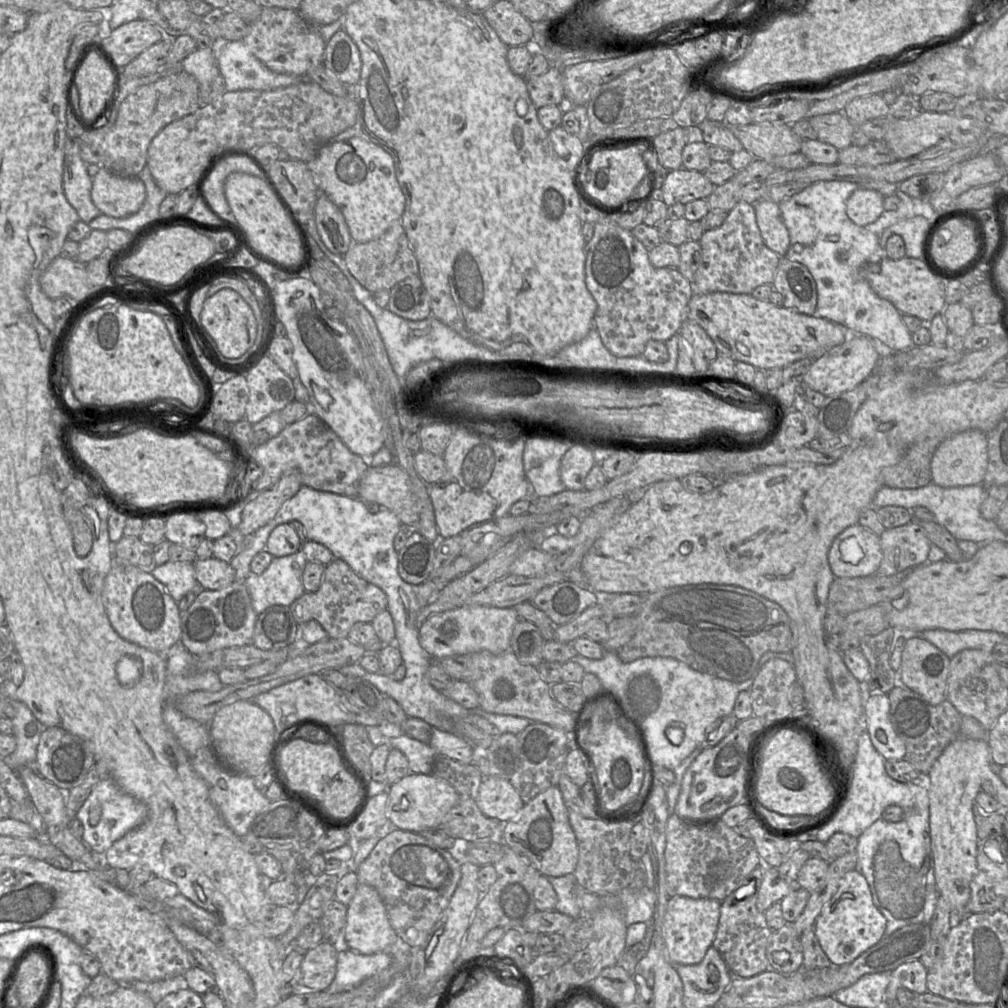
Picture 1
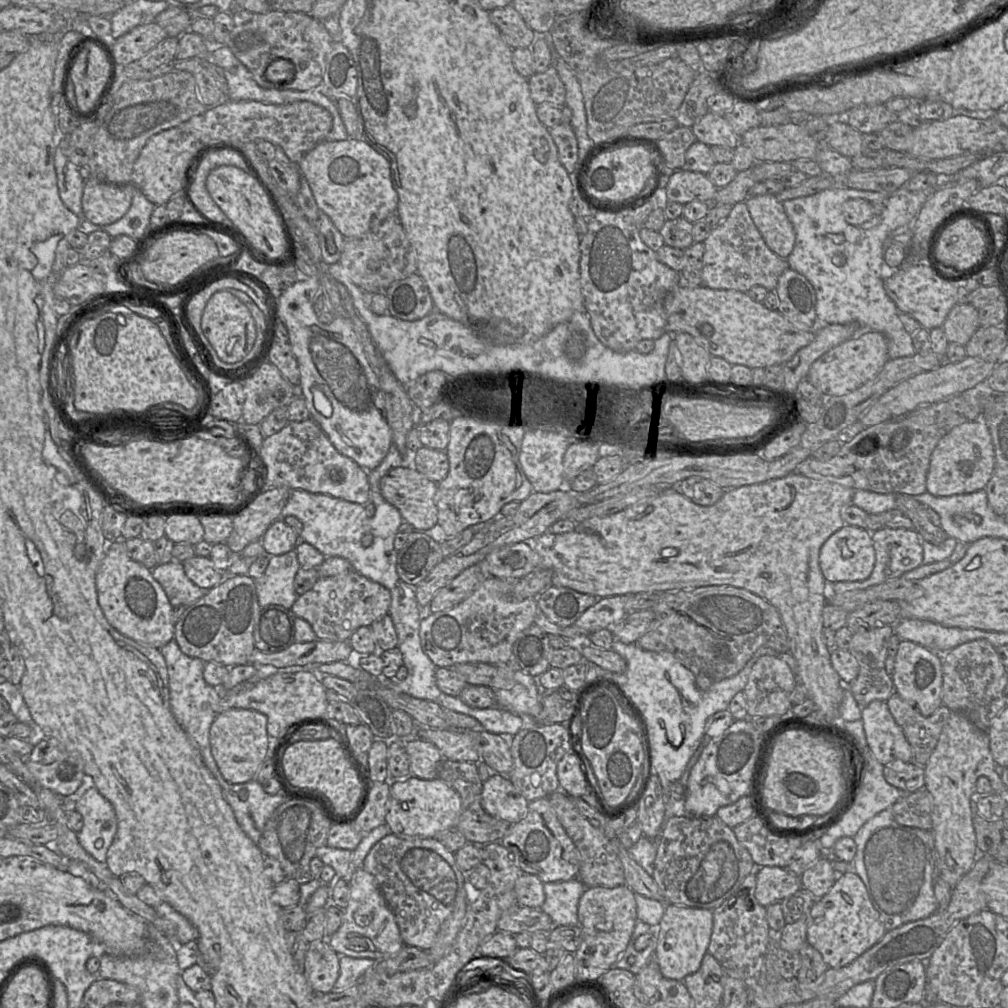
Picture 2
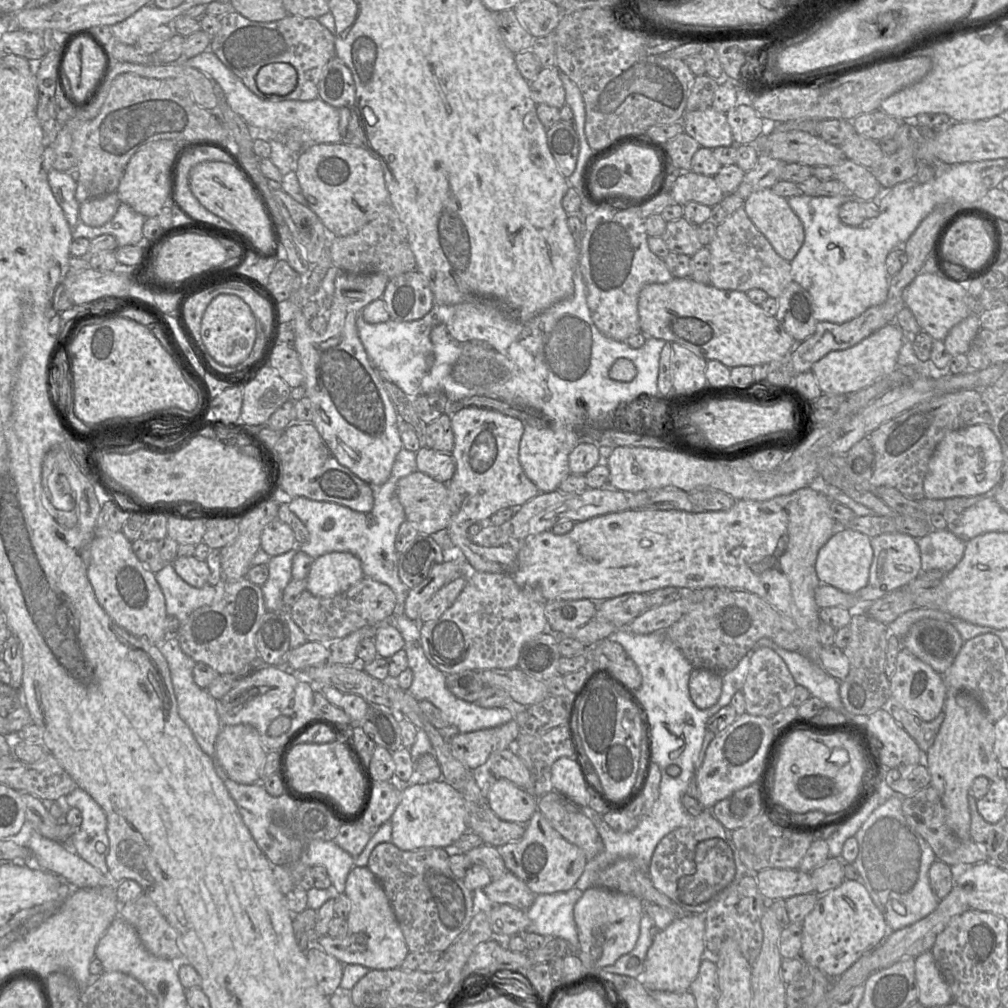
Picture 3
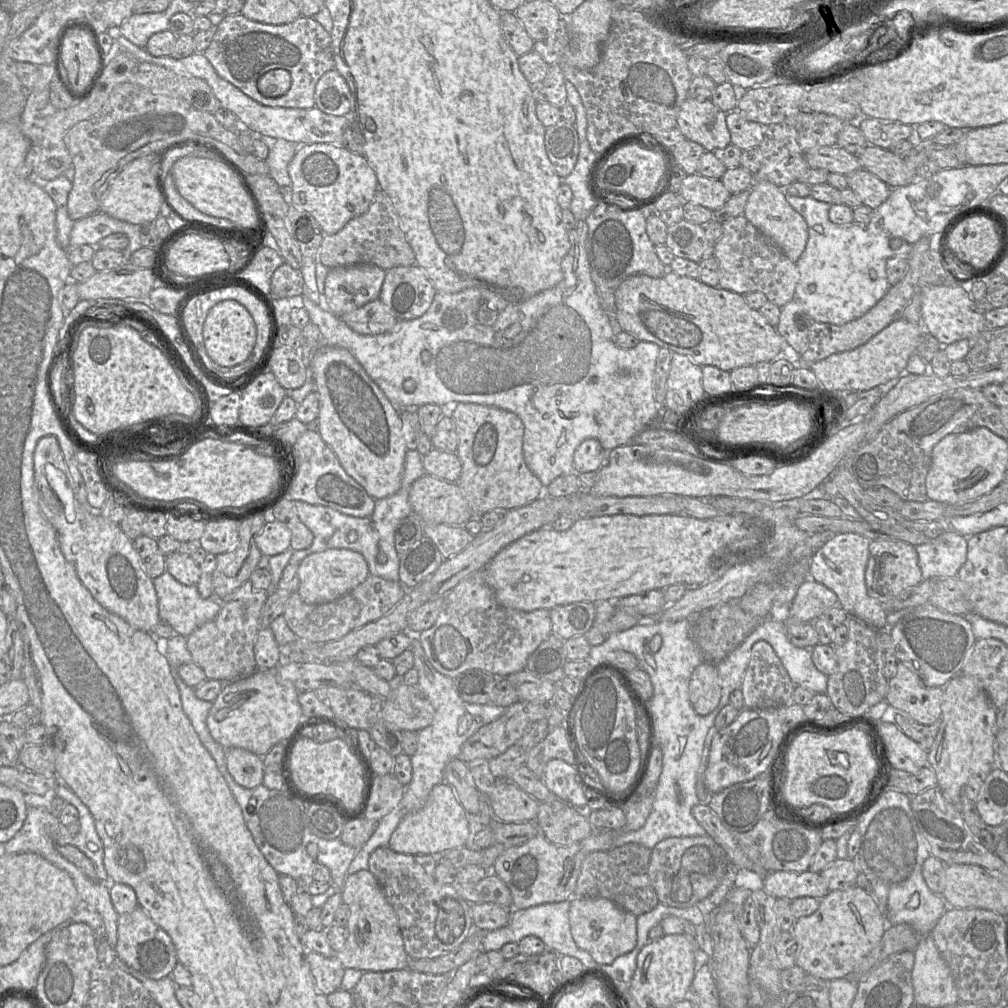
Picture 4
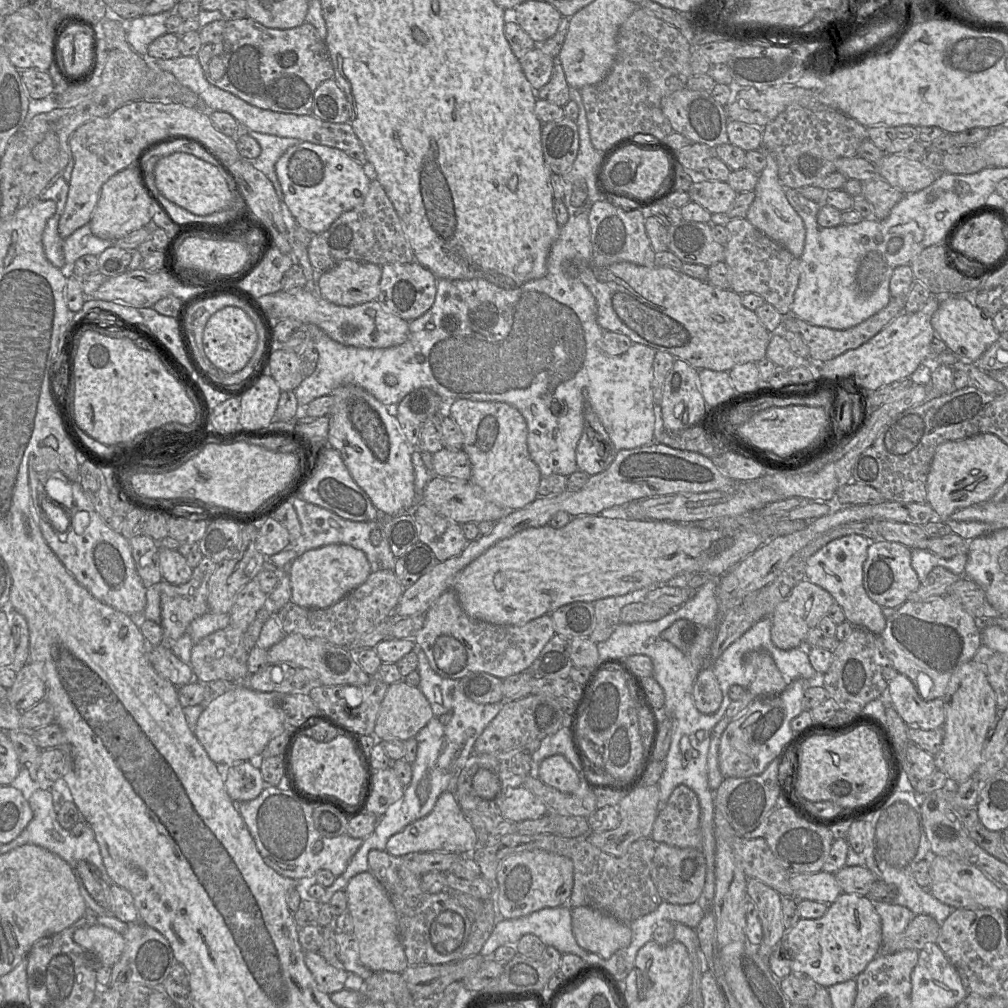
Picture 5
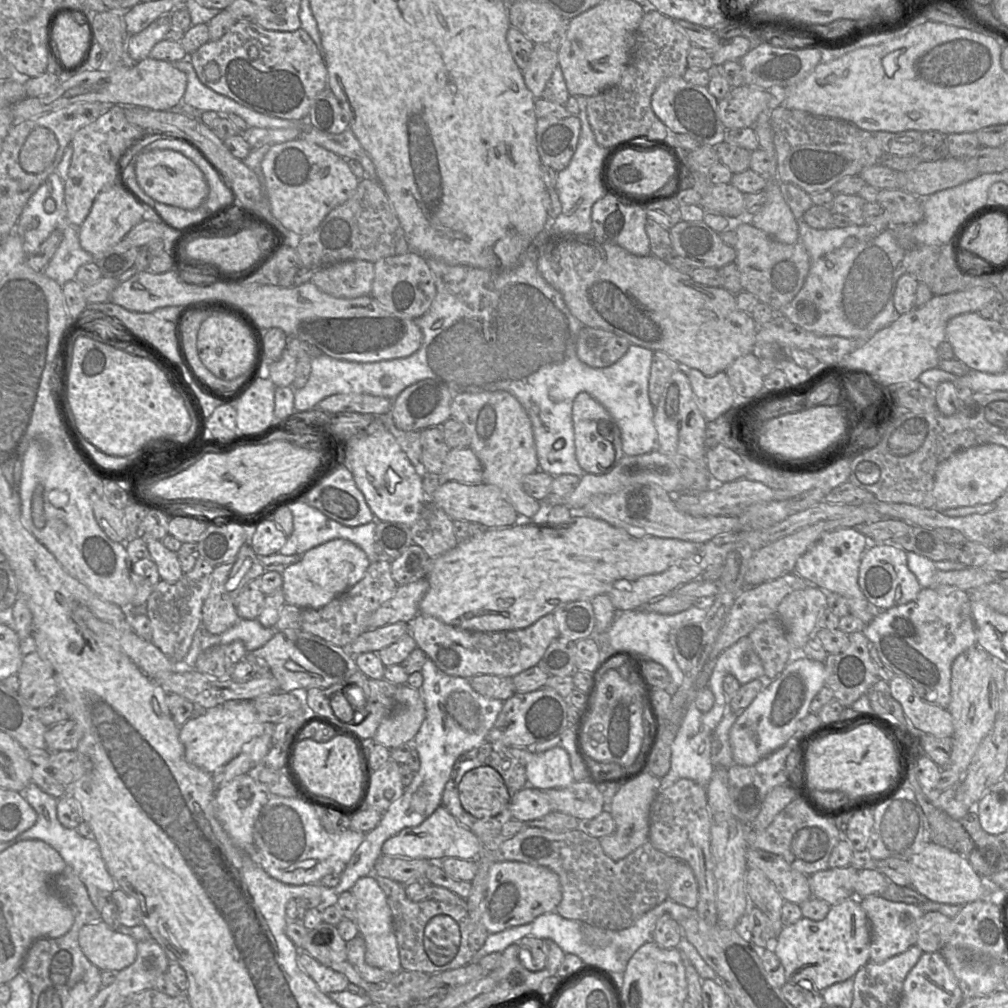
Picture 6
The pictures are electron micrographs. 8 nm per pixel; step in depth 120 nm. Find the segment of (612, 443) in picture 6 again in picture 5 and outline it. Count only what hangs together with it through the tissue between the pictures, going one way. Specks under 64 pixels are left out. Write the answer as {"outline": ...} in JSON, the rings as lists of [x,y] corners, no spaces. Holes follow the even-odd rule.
{"outline":[[[583,389],[584,428],[576,448],[578,471],[596,475],[607,470],[616,458],[617,450],[598,415],[588,403],[588,391]]]}

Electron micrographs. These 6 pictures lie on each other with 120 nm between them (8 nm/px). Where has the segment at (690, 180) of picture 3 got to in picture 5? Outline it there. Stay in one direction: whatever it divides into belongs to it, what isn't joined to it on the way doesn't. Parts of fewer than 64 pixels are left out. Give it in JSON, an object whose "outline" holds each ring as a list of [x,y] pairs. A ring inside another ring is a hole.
{"outline":[[[700,177],[694,178],[688,194],[691,201],[700,204],[711,214],[726,213],[737,196],[727,182],[710,181]]]}

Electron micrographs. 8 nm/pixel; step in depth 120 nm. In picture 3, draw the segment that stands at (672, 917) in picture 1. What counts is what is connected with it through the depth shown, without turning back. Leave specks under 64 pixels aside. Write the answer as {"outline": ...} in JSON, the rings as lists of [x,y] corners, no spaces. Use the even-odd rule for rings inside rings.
{"outline":[[[689,914],[674,919],[653,939],[645,961],[641,980],[649,991],[685,992],[698,975],[700,964],[706,957],[705,921],[703,915]]]}

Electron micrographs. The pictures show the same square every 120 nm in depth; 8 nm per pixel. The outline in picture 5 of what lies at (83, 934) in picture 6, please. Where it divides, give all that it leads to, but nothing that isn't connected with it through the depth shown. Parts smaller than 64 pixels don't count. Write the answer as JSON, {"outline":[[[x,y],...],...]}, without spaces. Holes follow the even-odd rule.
{"outline":[[[98,923],[77,929],[73,940],[110,968],[120,959],[125,946],[122,934]]]}

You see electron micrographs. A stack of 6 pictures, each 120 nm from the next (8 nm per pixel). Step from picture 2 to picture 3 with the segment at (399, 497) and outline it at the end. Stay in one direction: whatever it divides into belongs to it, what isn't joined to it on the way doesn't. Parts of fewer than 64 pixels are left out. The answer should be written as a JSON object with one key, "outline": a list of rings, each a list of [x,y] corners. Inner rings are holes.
{"outline":[[[416,470],[398,481],[396,493],[404,508],[406,520],[410,521],[420,534],[431,535],[447,529],[451,518],[447,484]]]}

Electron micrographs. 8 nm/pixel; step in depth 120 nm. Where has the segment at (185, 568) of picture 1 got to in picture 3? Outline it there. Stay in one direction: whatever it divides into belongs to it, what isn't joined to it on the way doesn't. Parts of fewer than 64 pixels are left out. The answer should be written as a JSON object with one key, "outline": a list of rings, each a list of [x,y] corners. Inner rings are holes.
{"outline":[[[172,563],[155,573],[155,579],[163,592],[167,615],[175,616],[179,622],[185,622],[196,609],[213,604],[215,586],[190,586],[176,573]]]}

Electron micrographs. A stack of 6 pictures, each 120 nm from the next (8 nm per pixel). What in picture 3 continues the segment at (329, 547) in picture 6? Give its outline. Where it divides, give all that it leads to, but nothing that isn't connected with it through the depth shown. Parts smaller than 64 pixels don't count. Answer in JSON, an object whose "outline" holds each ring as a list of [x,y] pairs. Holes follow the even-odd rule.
{"outline":[[[330,552],[314,559],[306,577],[306,590],[317,597],[332,597],[363,577],[358,557],[349,552]]]}

